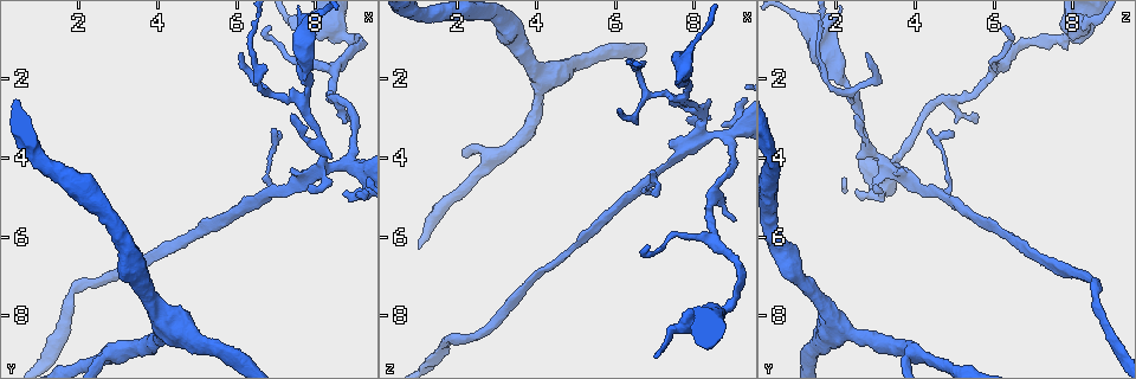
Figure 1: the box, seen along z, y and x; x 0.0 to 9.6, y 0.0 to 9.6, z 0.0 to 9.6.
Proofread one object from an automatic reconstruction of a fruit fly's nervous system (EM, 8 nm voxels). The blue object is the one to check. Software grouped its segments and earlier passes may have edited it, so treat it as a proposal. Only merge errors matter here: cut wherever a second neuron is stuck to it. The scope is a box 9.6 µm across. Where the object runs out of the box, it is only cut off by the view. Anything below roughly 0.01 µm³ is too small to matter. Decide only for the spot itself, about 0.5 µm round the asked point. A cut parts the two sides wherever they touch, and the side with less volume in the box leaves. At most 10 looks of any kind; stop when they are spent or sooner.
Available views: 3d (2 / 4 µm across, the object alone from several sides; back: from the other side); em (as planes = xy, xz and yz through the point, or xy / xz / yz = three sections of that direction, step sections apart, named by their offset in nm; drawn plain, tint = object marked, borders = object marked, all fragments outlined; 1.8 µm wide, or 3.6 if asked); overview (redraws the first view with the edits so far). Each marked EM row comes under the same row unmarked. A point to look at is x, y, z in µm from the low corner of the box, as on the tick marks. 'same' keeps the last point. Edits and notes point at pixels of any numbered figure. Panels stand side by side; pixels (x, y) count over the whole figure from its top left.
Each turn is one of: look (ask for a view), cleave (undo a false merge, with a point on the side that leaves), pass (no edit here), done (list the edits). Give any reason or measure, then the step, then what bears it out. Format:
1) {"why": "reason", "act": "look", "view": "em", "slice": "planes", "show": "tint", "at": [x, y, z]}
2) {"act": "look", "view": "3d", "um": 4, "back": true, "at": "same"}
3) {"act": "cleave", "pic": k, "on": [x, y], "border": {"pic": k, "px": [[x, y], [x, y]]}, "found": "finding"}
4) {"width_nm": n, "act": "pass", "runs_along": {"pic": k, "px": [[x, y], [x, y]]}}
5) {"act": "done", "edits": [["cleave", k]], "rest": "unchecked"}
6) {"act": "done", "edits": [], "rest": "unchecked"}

{"why": "narrows sharply", "act": "look", "view": "em", "slice": "planes", "show": "tint", "at": [7.75, 2.65, 2.50]}

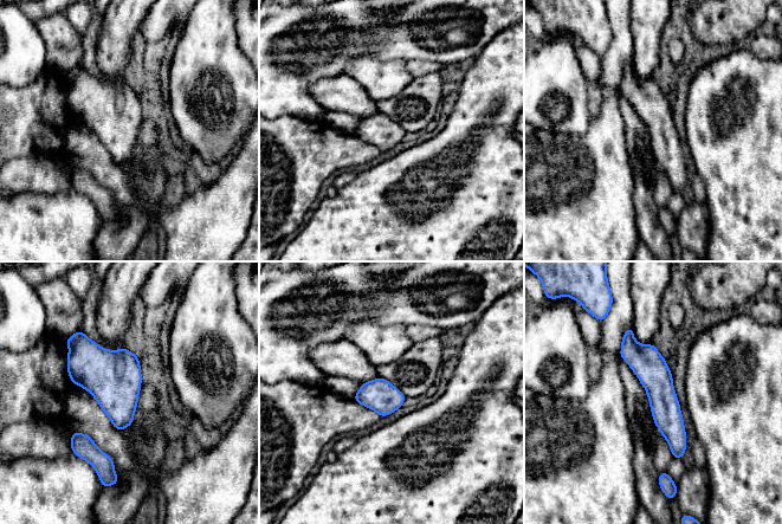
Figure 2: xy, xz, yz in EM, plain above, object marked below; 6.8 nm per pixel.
{"act": "pass", "runs_along": {"pic": 2, "px": [[628, 331], [679, 454]]}, "found": "all the same neuron"}

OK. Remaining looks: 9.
{"why": "branch point", "act": "look", "view": "em", "slice": "planes", "show": "tint", "at": [7.75, 0.70, 1.50]}

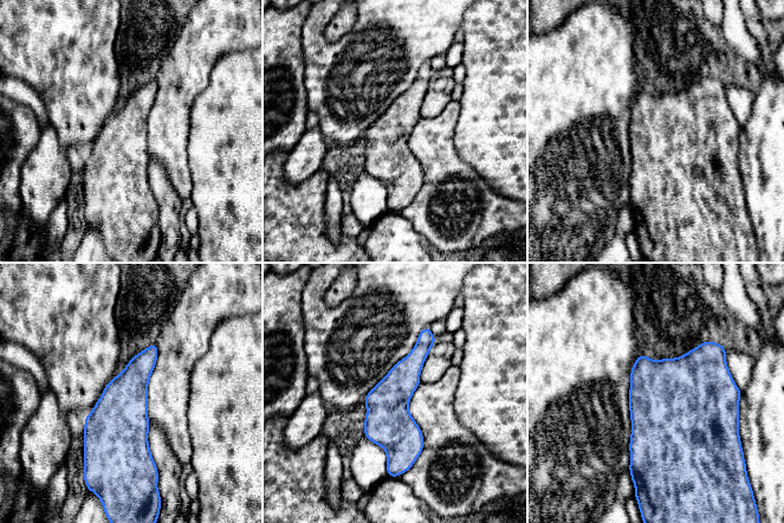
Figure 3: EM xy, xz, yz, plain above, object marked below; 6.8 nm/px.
{"width_nm": 280, "act": "pass", "runs_along": {"pic": 3, "px": [[427, 333], [395, 389], [389, 466]]}, "found": "continuous, no second neuron"}

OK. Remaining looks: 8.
{"why": "sharp bend", "act": "look", "view": "3d", "um": 4, "at": [8.35, 4.25, 3.55]}

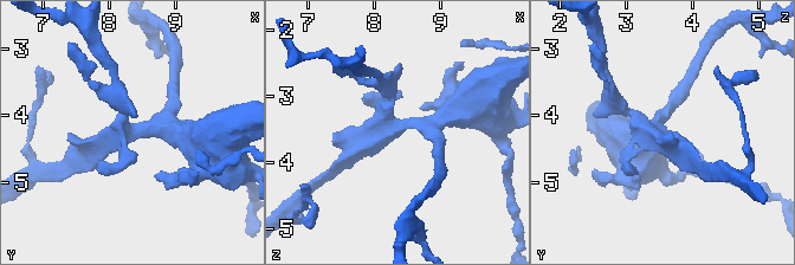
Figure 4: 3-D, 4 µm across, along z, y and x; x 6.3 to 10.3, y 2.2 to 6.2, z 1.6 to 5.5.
{"arms": 4, "act": "look", "view": "em", "slice": "planes", "show": "tint", "at": [8.25, 4.25, 3.50]}

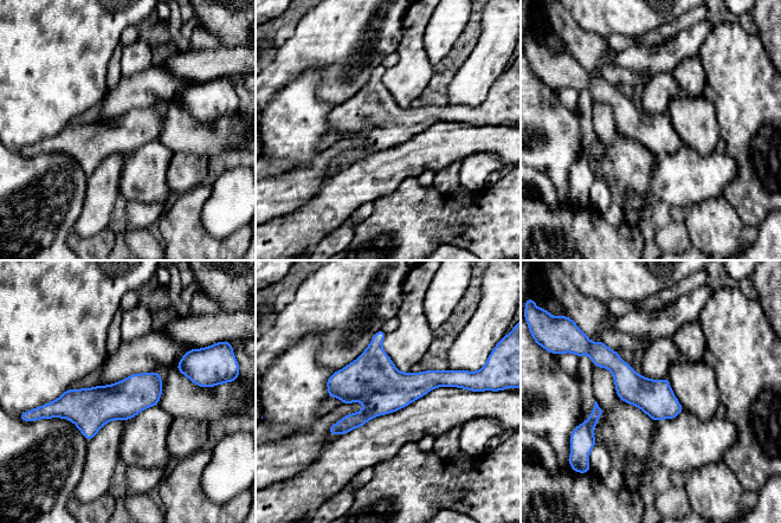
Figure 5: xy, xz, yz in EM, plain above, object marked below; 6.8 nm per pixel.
{"act": "pass", "runs_along": {"pic": 5, "px": [[458, 380], [391, 389], [331, 430]]}, "found": "continuous, no second neuron"}

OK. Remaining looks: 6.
{"why": "branch point", "act": "look", "view": "3d", "um": 2, "at": [6.75, 4.90, 4.65]}

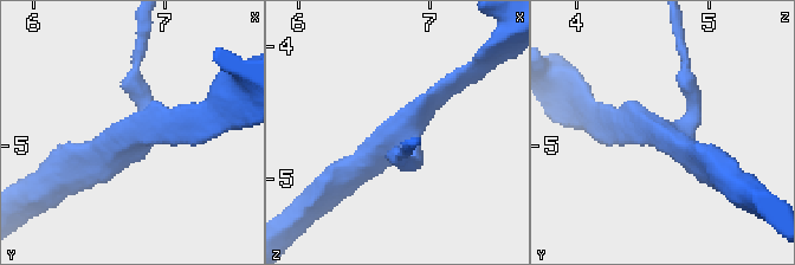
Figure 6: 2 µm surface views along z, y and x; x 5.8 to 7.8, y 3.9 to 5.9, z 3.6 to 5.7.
{"arms": 3, "act": "look", "view": "em", "slice": "planes", "show": "tint", "at": [6.76, 4.90, 4.68]}

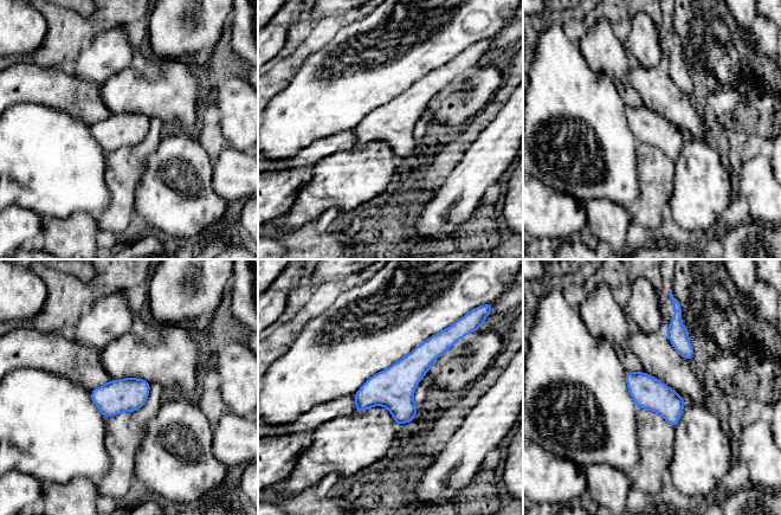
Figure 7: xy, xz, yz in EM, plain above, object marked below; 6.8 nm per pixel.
{"act": "pass", "runs_along": {"pic": 7, "px": [[436, 338], [389, 388], [359, 409]]}, "found": "all the same neuron"}

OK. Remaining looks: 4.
{"act": "done", "edits": [], "rest": "unchecked"}

